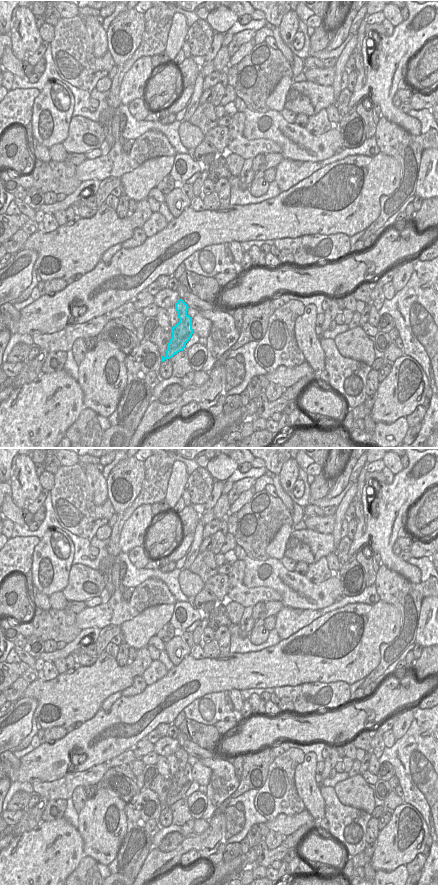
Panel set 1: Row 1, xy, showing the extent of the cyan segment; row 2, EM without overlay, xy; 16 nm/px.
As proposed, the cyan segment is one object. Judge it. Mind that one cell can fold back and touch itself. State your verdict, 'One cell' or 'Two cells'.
Two cells.

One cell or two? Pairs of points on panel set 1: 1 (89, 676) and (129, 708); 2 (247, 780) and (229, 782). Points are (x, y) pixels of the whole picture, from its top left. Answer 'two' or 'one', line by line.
1: two
2: two

